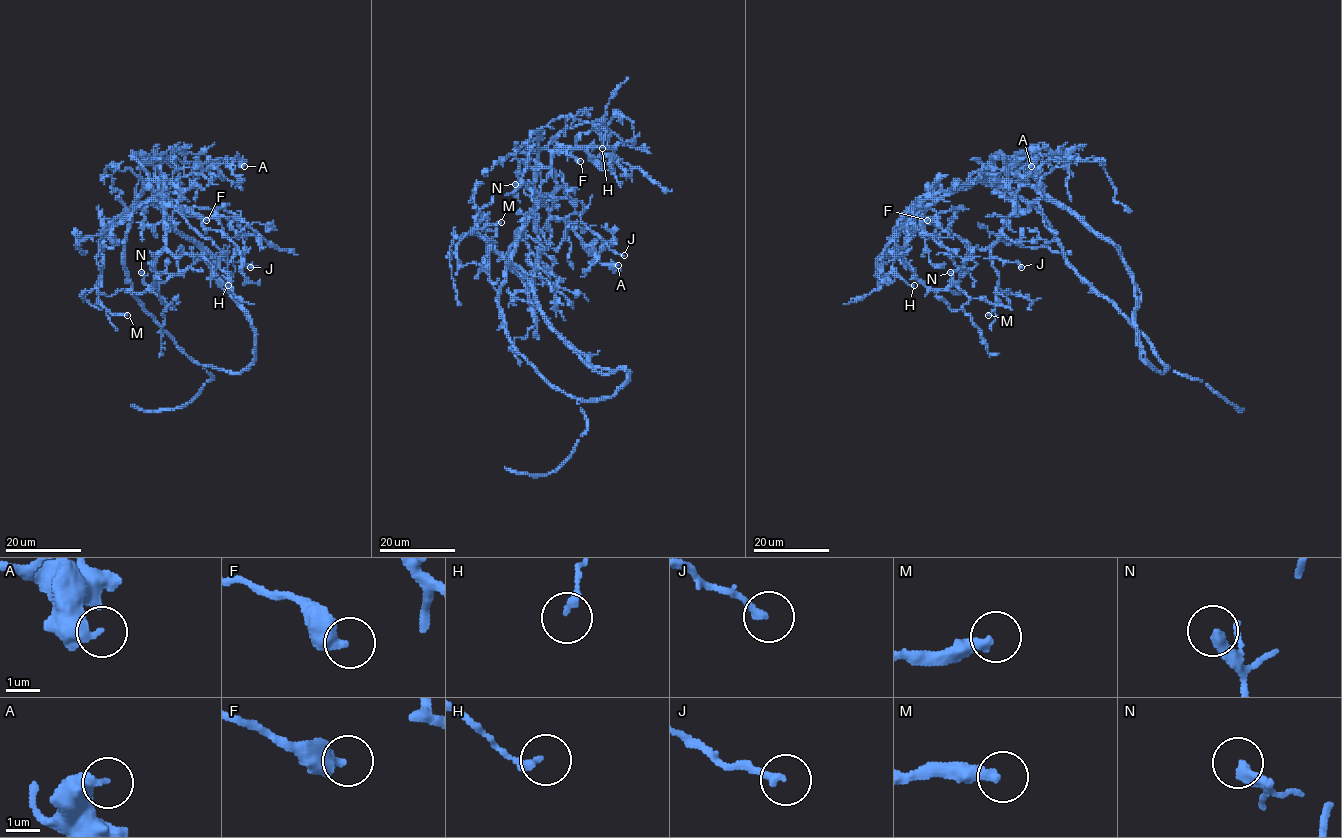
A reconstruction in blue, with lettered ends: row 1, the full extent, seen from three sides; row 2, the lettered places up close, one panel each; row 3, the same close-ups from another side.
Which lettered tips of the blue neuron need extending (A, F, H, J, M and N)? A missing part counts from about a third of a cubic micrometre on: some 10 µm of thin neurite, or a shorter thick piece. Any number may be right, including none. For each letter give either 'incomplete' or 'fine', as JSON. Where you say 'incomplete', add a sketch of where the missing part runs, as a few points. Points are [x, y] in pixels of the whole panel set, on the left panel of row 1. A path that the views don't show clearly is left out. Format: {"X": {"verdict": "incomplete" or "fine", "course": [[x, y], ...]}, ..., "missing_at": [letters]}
{"A": {"verdict": "fine"}, "F": {"verdict": "fine"}, "H": {"verdict": "fine"}, "J": {"verdict": "fine"}, "M": {"verdict": "fine"}, "N": {"verdict": "fine"}, "missing_at": []}

